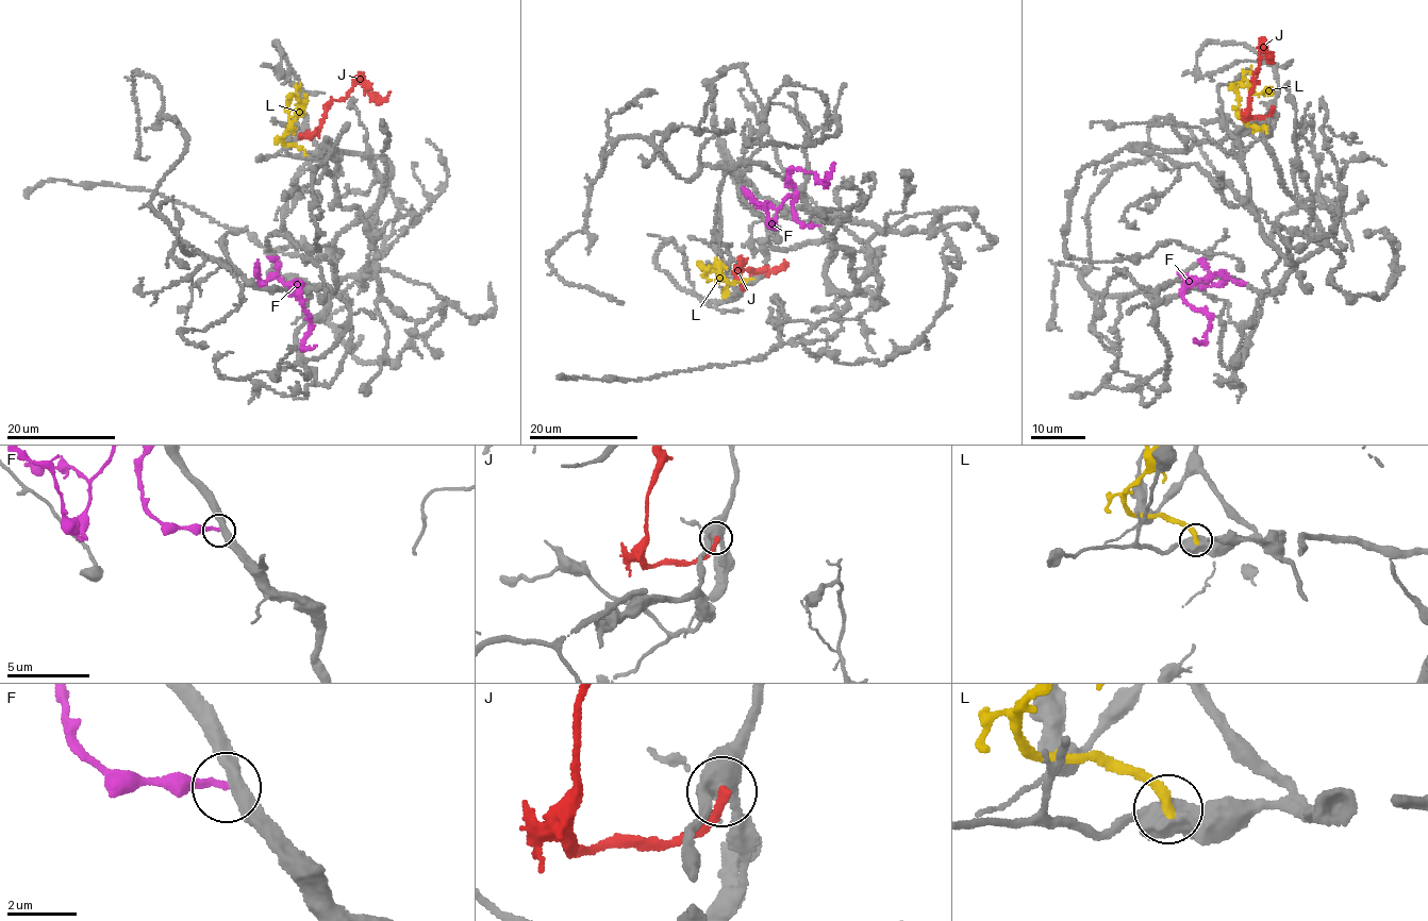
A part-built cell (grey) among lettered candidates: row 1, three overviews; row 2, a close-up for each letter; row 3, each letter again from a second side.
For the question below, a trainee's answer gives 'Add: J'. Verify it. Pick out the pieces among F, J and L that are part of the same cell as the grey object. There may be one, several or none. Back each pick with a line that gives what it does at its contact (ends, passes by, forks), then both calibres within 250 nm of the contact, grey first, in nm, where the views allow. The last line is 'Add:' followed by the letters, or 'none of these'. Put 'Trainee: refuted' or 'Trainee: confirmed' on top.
Trainee: refuted
Add: none of these

